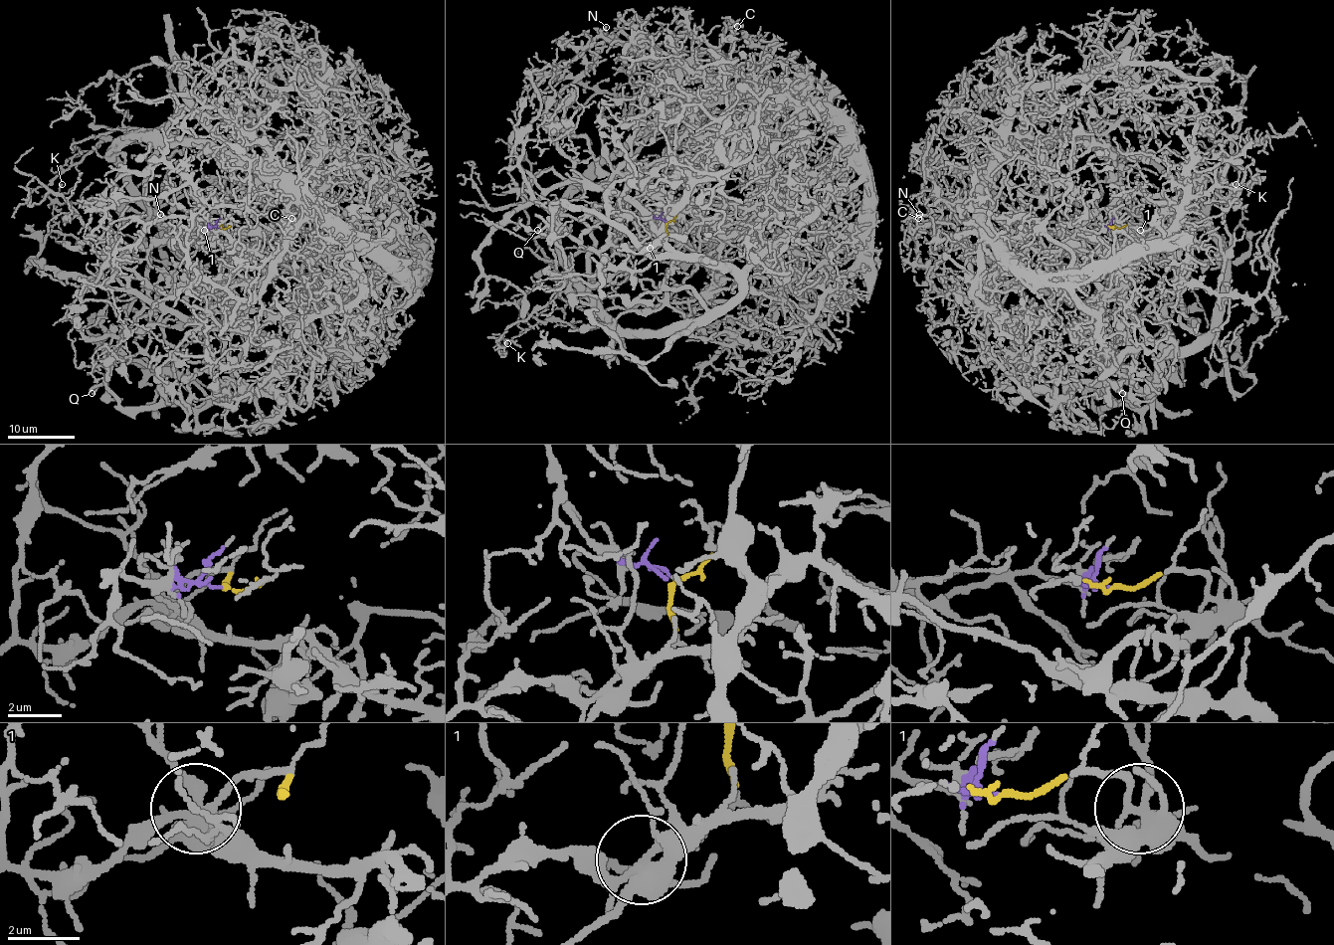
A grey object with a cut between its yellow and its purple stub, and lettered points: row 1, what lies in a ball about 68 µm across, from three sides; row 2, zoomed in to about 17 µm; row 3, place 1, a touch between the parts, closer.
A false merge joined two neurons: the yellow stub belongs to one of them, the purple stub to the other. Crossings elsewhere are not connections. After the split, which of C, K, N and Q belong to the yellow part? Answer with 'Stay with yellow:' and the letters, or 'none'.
Stay with yellow: K, Q

